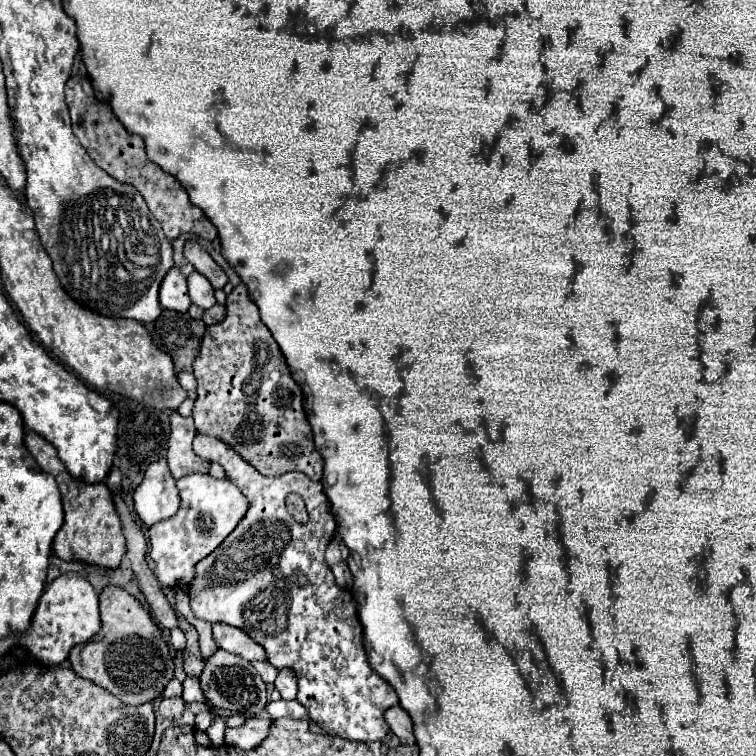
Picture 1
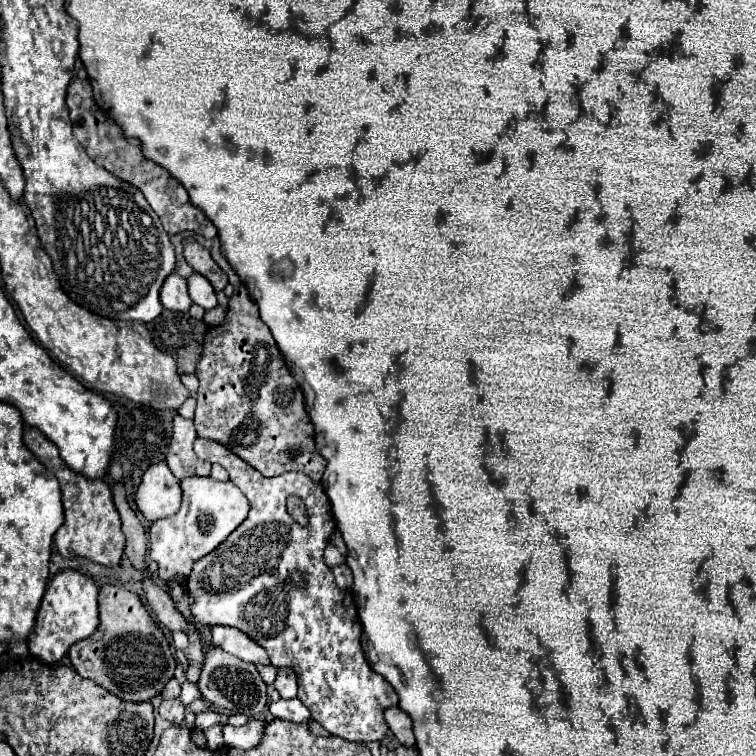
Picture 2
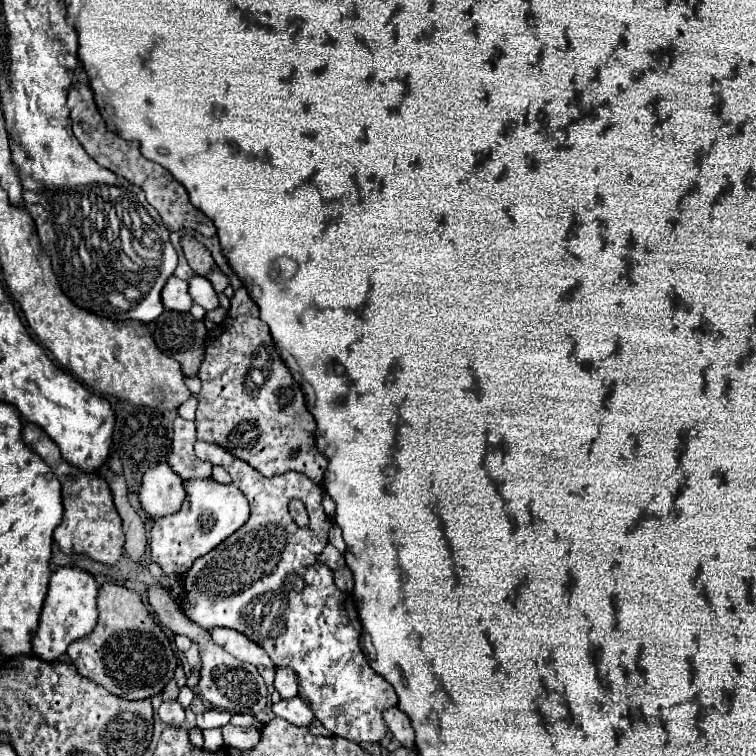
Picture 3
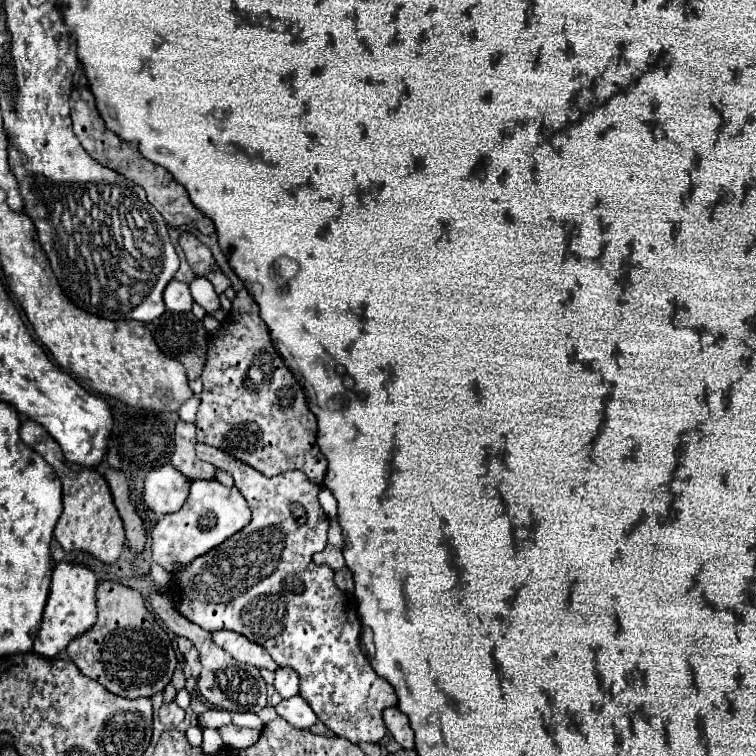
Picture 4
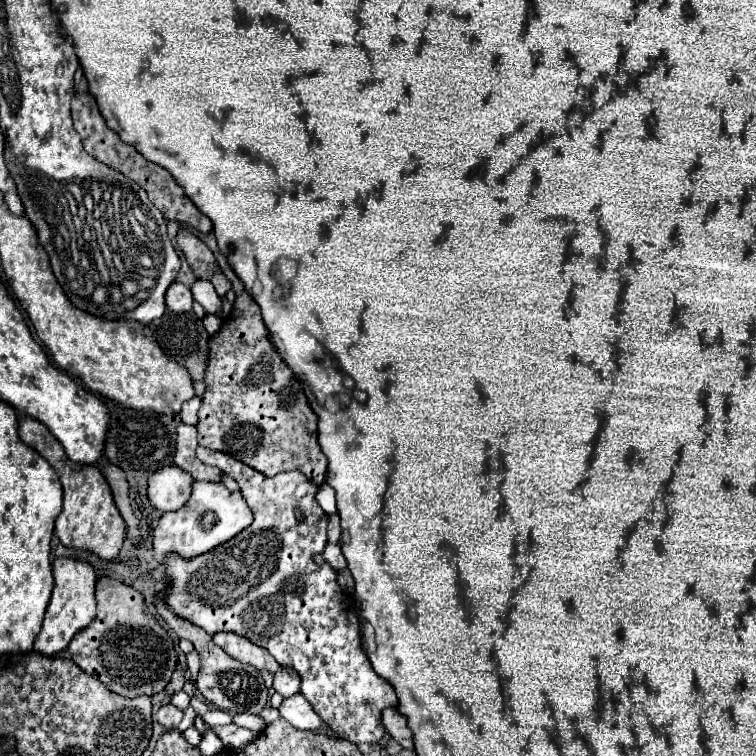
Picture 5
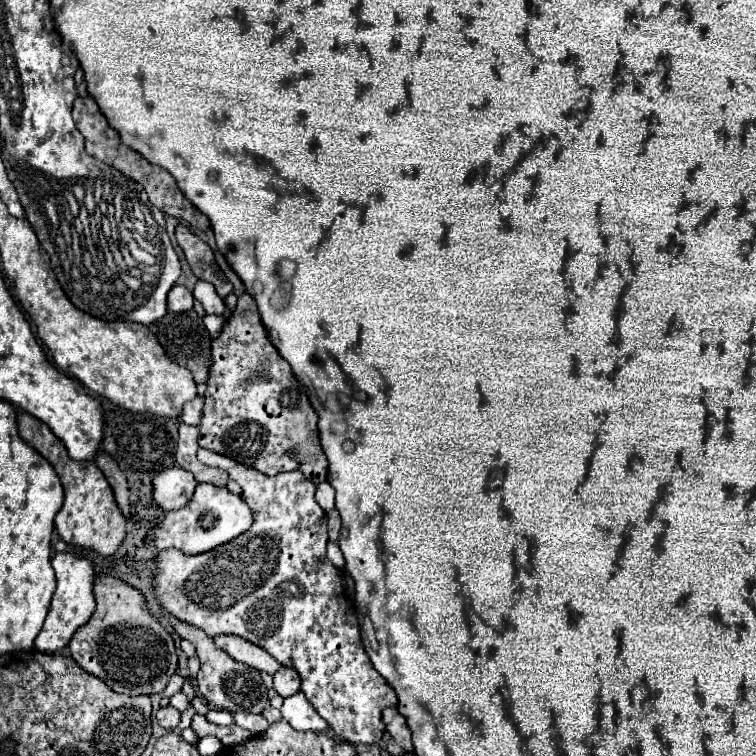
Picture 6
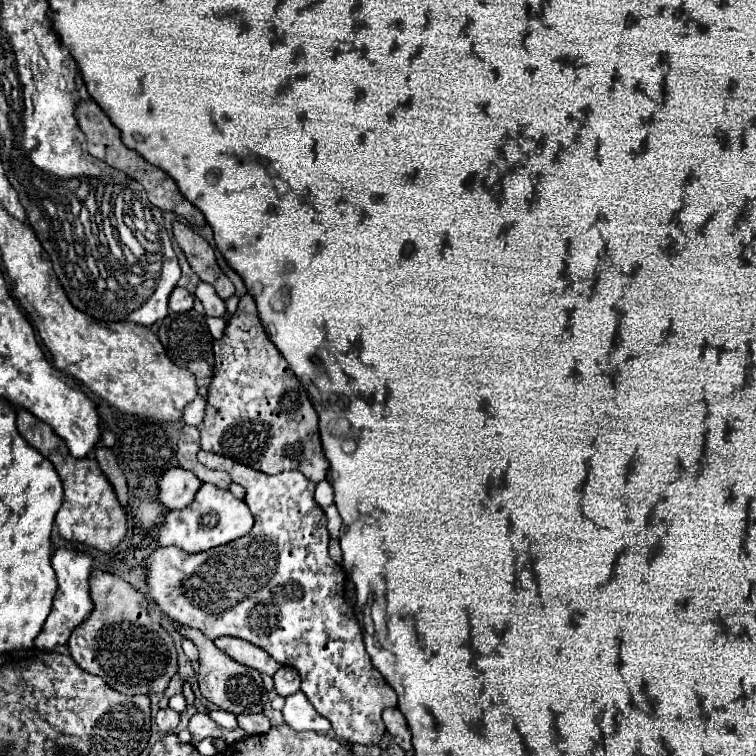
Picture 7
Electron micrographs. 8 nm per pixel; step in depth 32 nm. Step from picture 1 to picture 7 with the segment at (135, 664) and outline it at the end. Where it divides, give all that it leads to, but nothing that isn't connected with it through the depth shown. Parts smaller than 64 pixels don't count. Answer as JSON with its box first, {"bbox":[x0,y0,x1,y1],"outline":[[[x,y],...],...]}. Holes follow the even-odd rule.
{"bbox":[68,570,176,694],"outline":[[[94,570],[90,578],[94,612],[70,636],[68,648],[74,662],[100,676],[120,694],[158,694],[164,692],[176,674],[176,648],[170,634],[150,618],[148,602],[142,592],[118,576]]]}

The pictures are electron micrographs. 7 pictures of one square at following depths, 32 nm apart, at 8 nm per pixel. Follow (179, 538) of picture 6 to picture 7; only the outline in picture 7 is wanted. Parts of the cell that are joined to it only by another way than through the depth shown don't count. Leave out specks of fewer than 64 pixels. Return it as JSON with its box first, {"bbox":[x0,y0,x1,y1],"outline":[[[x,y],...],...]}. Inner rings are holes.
{"bbox":[158,484,254,554],"outline":[[[202,484],[190,506],[166,514],[166,520],[158,530],[158,546],[178,546],[188,554],[196,554],[248,534],[252,524],[254,518],[244,500],[238,500],[230,490],[220,490],[214,484]]]}

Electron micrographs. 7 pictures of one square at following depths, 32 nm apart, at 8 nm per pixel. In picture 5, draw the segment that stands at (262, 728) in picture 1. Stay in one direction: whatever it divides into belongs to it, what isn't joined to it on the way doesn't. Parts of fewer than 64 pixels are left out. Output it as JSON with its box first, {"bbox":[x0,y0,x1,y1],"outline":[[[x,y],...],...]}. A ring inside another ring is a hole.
{"bbox":[214,724,258,748],"outline":[[[236,724],[218,726],[218,728],[214,728],[214,732],[222,738],[222,742],[227,748],[244,748],[246,744],[250,744],[252,740],[258,737],[258,733],[236,726]]]}

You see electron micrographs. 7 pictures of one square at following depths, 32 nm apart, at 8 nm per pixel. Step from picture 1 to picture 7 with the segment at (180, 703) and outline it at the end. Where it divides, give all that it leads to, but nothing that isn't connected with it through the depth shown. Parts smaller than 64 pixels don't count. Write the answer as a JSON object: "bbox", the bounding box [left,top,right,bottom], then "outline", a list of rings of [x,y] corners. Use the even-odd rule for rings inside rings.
{"bbox":[156,708,180,732],"outline":[[[164,708],[164,710],[158,710],[156,722],[158,722],[160,730],[174,732],[176,726],[178,726],[178,722],[180,722],[180,714],[176,710],[172,710],[172,708]]]}

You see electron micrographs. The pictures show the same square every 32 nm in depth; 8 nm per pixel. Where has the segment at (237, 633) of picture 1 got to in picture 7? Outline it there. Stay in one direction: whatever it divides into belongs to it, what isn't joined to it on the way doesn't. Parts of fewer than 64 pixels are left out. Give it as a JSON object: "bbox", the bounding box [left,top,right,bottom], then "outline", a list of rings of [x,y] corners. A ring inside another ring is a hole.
{"bbox":[214,636,280,676],"outline":[[[220,636],[214,640],[214,644],[224,650],[228,656],[232,656],[236,662],[246,664],[258,672],[266,672],[268,676],[274,676],[276,670],[280,668],[280,664],[262,648],[242,640],[242,638],[230,638],[230,636]]]}

